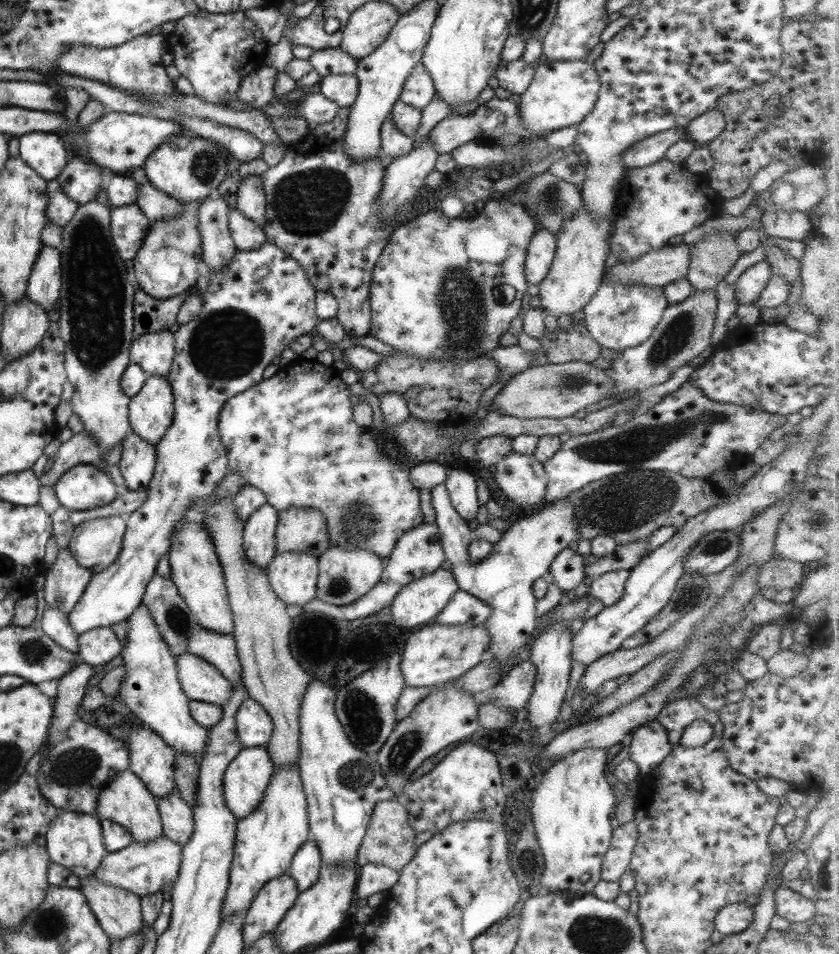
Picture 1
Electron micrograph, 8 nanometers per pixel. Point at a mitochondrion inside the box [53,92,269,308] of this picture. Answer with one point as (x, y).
(205, 166)

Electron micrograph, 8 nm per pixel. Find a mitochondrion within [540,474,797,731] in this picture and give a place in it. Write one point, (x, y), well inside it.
(619, 505)

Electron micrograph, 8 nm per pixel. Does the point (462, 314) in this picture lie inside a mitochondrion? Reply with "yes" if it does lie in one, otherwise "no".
yes

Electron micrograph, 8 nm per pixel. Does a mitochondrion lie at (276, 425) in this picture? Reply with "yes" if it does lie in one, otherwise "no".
no

